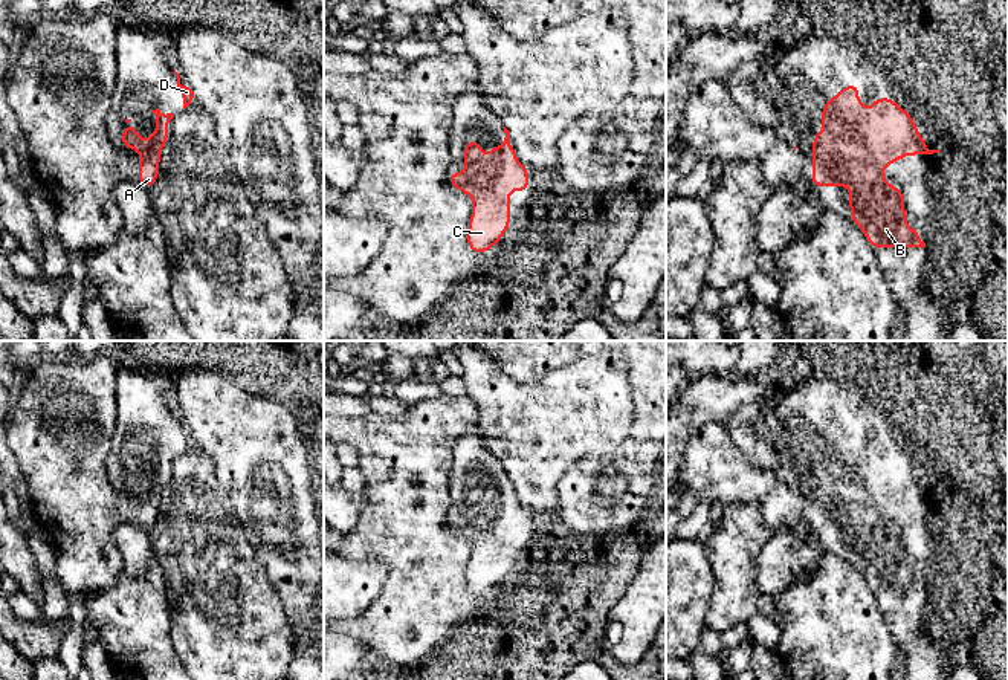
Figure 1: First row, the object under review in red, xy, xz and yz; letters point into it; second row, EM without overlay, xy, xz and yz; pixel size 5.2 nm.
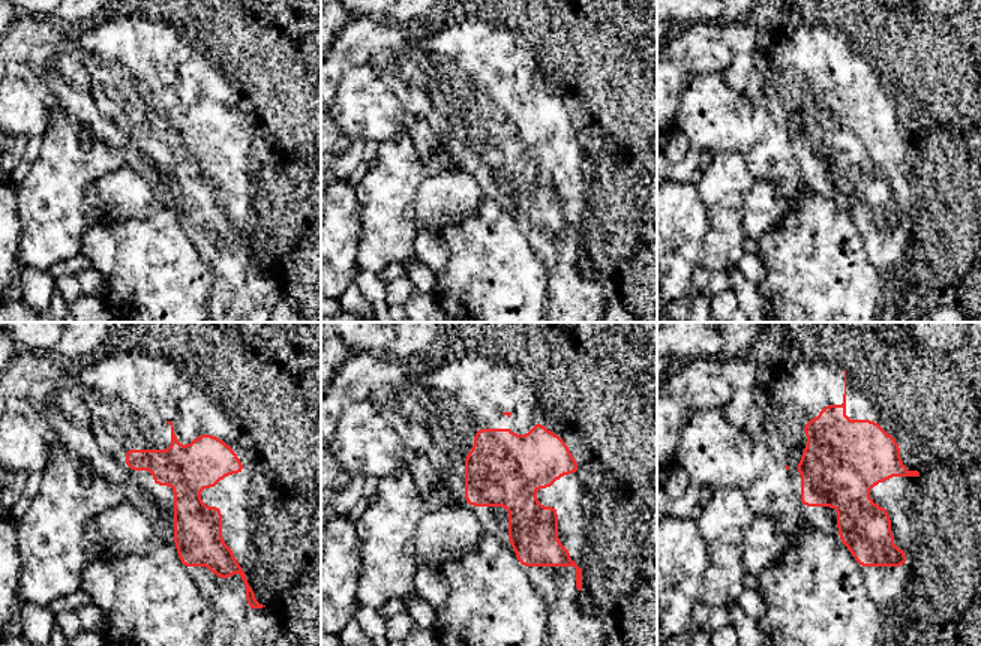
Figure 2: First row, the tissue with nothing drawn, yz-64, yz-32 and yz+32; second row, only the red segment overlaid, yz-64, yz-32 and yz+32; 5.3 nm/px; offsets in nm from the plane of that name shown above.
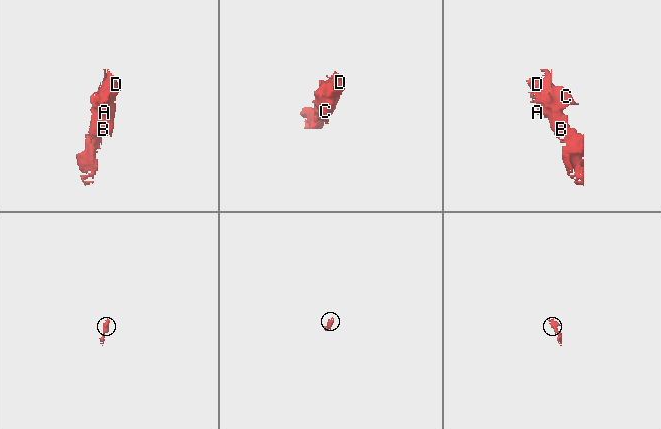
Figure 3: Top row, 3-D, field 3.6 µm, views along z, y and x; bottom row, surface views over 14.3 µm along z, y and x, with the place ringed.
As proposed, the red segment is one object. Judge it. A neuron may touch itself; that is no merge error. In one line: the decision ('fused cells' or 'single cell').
single cell

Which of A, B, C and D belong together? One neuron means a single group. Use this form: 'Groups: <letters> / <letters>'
Groups: A B C D

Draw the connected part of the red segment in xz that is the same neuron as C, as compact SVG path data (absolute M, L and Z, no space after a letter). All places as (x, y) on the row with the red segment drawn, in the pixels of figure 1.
M504 125L502 128L506 133L504 144L487 148L489 157L484 156L478 141L466 142L464 171L449 173L451 185L466 193L473 203L467 225L467 246L475 254L489 252L510 228L510 193L528 191L527 168L516 159L516 150L510 147L510 131Z

